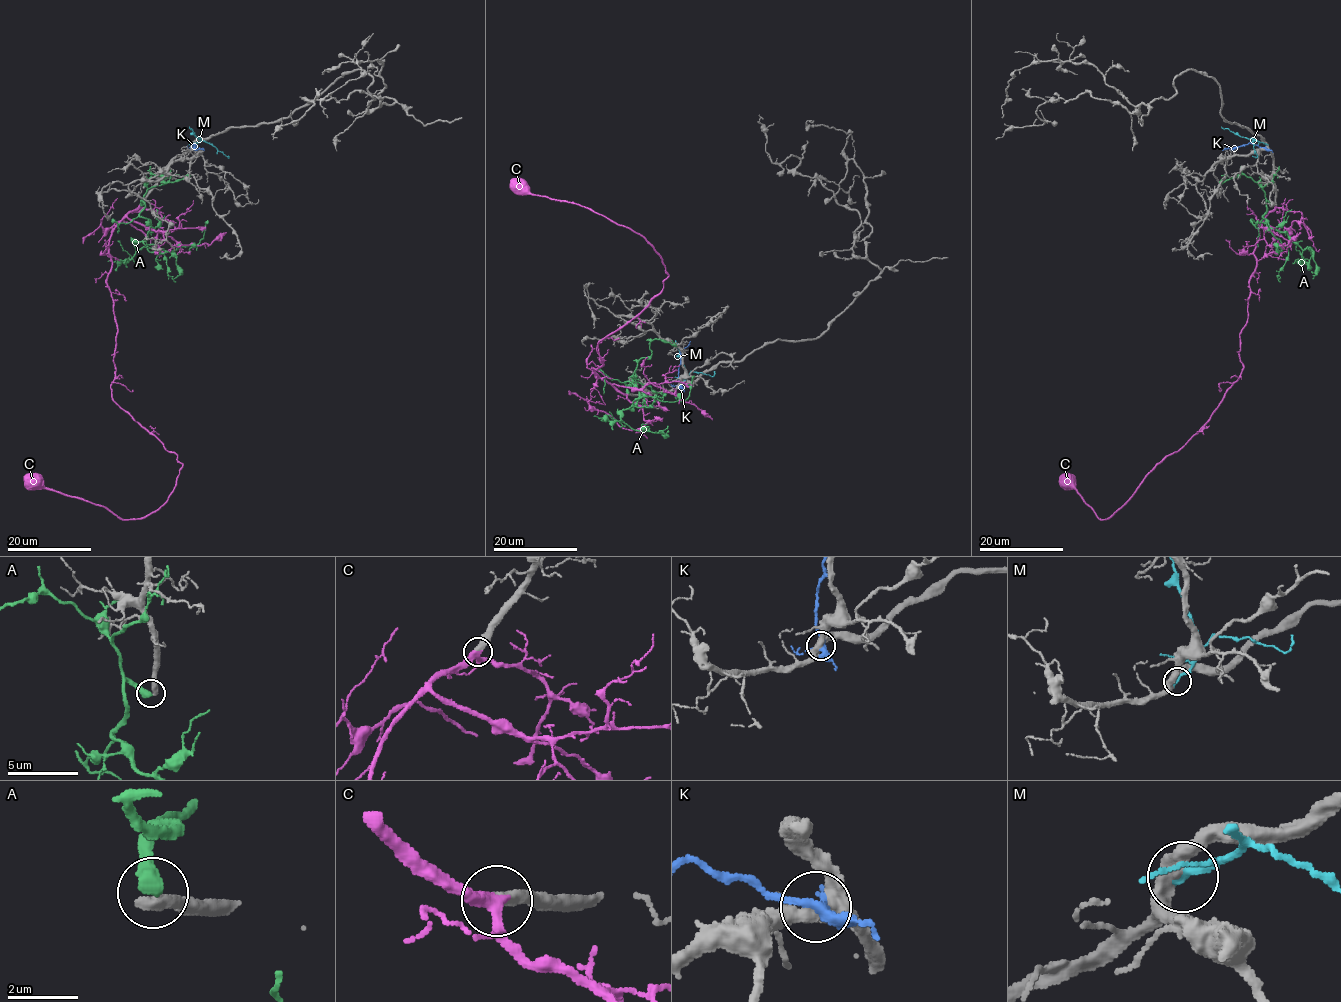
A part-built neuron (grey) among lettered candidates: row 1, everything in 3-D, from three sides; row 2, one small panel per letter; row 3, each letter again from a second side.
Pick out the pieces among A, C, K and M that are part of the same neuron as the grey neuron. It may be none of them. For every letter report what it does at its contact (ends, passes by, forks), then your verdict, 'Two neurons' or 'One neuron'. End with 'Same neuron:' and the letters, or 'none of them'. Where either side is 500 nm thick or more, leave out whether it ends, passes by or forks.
A: Two neurons
C: It forks there. One neuron
K: It forks there. Two neurons
M: It ends there. Two neurons
Same neuron: C

